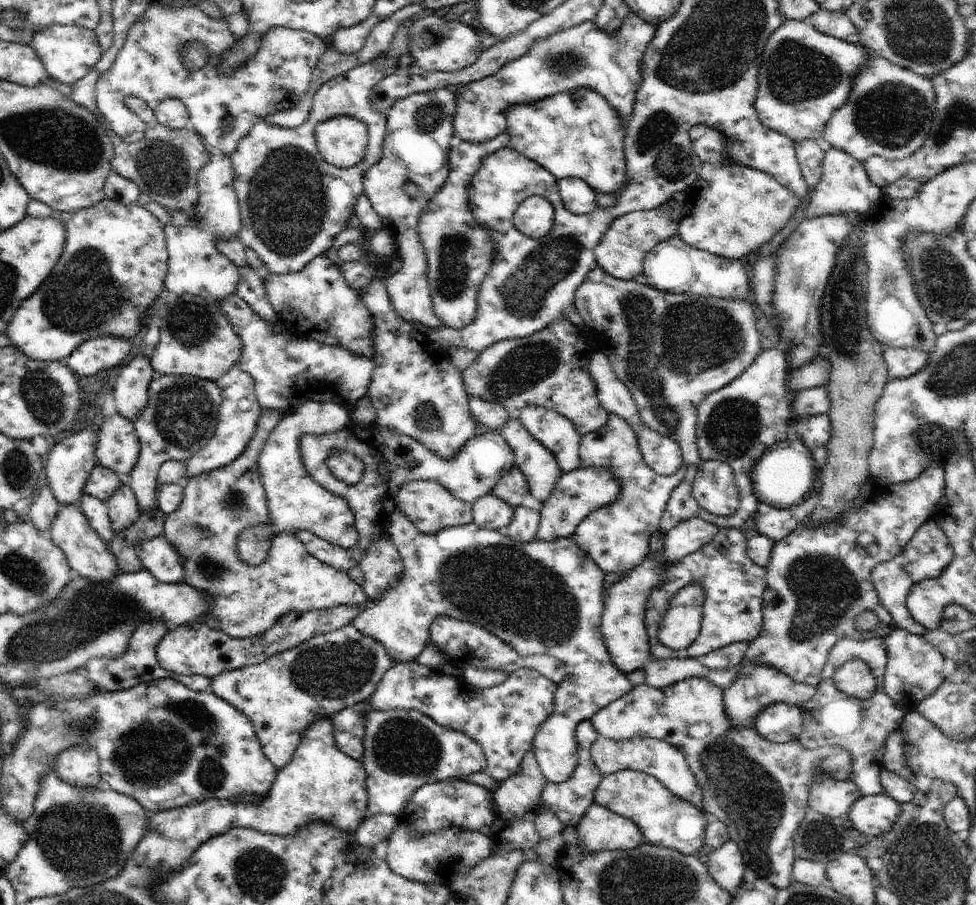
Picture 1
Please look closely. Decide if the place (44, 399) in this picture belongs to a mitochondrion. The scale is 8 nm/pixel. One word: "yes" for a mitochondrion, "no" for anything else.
yes

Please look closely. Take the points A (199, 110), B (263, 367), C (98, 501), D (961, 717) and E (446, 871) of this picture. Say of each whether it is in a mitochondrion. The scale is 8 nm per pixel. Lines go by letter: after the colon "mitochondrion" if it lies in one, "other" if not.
A: other
B: other
C: other
D: other
E: other

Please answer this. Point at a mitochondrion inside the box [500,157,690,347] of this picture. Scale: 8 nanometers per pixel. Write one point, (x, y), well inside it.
(551, 261)

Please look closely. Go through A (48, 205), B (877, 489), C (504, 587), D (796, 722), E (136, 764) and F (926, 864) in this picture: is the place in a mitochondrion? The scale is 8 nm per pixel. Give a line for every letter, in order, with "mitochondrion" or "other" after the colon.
A: other
B: other
C: mitochondrion
D: other
E: mitochondrion
F: mitochondrion

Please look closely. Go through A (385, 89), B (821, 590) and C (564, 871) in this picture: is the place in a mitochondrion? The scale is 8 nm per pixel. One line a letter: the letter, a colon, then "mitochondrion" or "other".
A: other
B: mitochondrion
C: other

